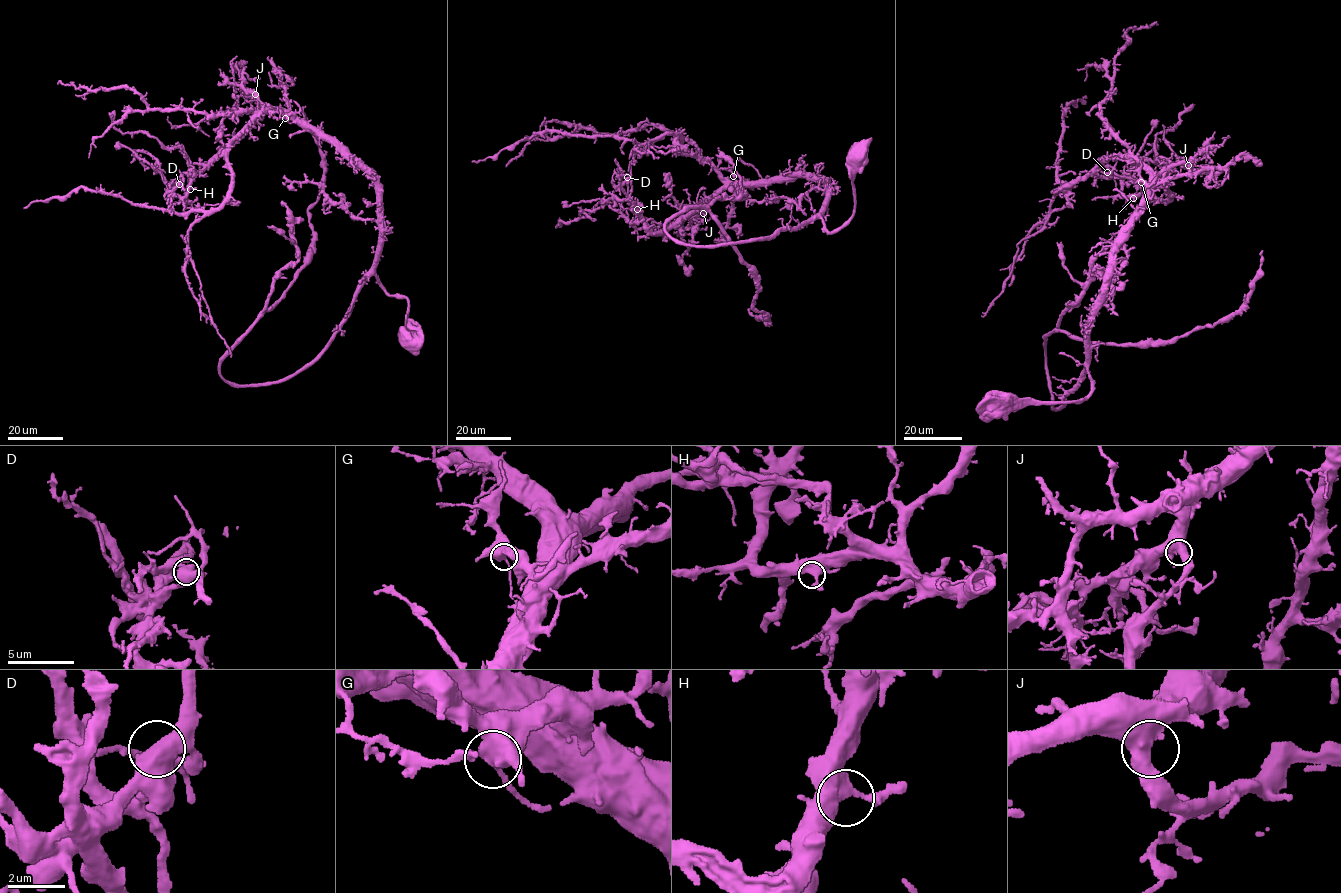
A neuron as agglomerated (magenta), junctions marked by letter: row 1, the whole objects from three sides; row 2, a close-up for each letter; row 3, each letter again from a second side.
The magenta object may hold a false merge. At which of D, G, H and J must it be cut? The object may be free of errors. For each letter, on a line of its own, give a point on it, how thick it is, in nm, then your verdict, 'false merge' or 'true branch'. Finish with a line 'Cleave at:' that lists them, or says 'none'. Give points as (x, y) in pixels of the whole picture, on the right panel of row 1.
D: at (1107, 172); 550 nm thick; true branch
G: at (1141, 182); 550 nm thick; false merge
H: at (1133, 198); 550 nm thick; true branch
J: at (1188, 165); 550 nm thick; true branch
Cleave at: G

